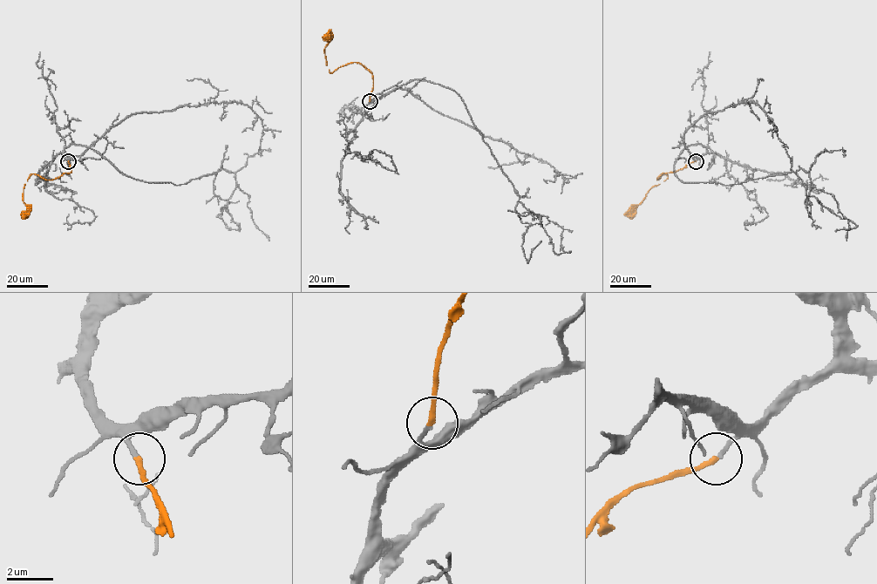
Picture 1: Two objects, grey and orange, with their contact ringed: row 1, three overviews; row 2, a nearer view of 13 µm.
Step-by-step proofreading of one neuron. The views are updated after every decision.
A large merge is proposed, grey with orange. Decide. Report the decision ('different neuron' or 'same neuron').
same neuron

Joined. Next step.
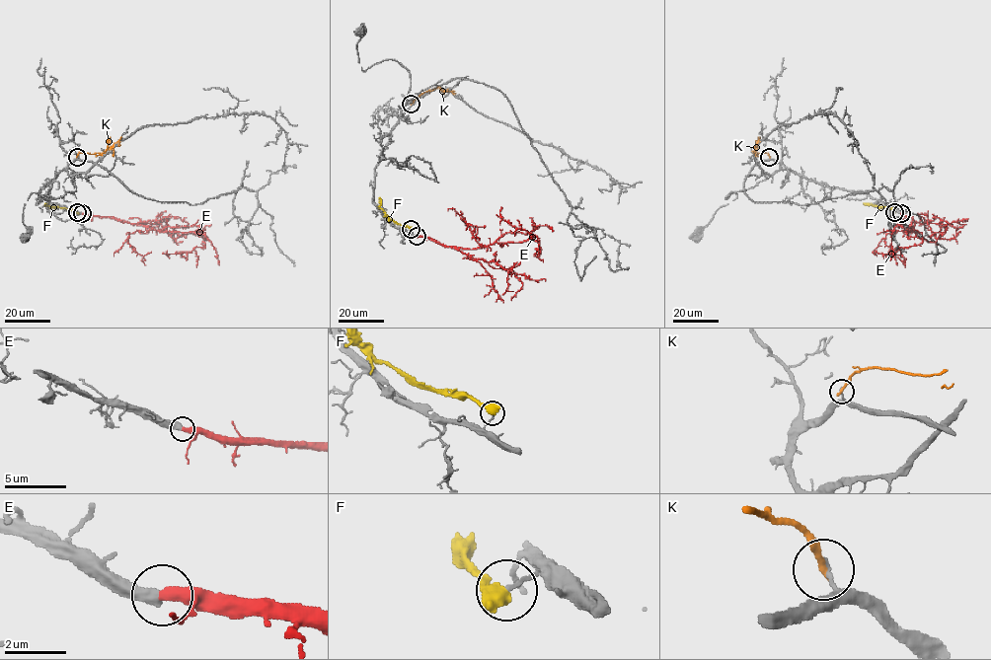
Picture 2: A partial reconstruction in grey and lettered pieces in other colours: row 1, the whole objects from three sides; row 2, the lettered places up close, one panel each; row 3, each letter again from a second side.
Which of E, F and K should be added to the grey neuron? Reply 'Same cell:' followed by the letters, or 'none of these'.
Same cell: E

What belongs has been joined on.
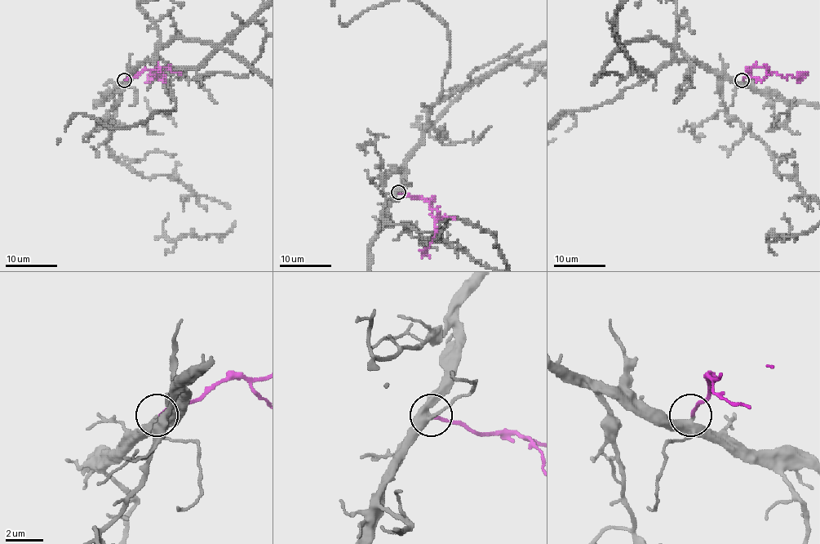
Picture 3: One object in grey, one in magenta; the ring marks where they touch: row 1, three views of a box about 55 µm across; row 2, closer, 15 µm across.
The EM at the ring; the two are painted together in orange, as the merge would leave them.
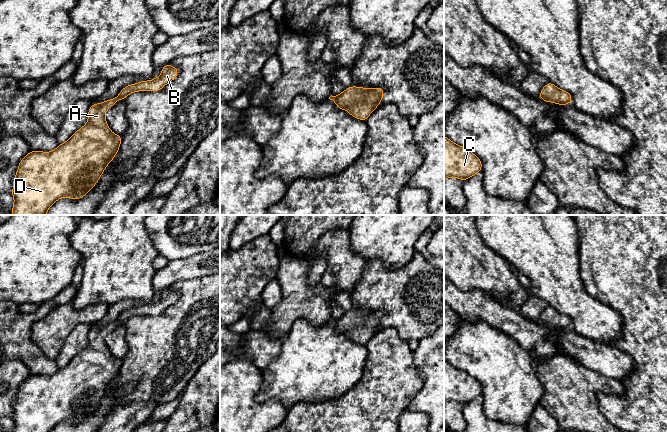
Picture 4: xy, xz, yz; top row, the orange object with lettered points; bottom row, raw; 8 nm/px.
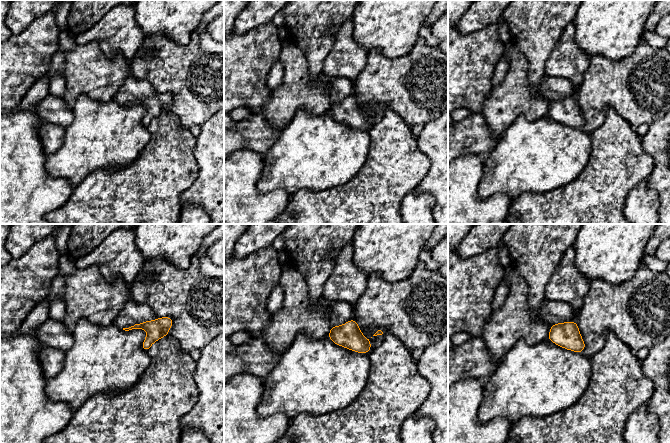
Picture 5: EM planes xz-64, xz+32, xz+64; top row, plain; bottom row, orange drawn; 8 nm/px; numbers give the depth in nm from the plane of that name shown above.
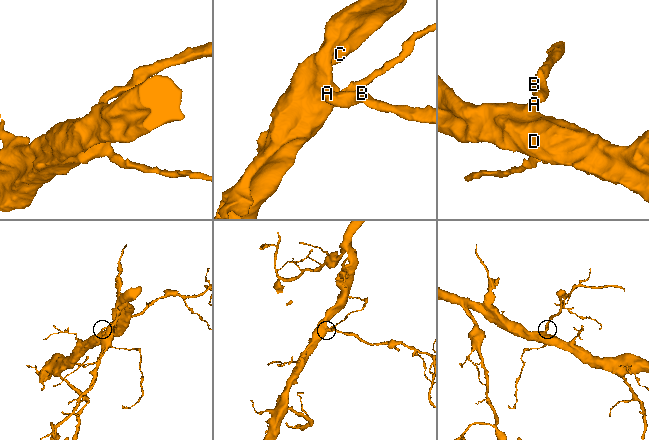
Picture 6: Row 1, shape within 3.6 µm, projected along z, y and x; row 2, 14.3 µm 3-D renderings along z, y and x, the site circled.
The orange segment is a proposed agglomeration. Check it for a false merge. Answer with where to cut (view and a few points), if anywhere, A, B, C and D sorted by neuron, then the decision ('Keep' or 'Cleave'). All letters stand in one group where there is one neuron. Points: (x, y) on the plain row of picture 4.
No split. Groups: A B C D. Keep

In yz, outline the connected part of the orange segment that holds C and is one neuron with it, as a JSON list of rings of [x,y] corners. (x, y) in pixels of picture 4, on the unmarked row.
[[[444,359],[444,405],[450,401],[465,405],[481,394],[482,386],[478,380]]]

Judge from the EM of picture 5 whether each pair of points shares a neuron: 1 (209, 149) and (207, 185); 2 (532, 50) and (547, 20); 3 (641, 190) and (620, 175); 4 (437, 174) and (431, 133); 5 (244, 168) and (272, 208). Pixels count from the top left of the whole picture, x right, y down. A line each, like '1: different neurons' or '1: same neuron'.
1: same neuron
2: same neuron
3: different neurons
4: same neuron
5: same neuron

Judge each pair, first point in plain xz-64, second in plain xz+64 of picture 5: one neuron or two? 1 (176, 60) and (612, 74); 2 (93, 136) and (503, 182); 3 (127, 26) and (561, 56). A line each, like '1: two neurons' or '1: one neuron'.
1: one neuron
2: one neuron
3: one neuron

